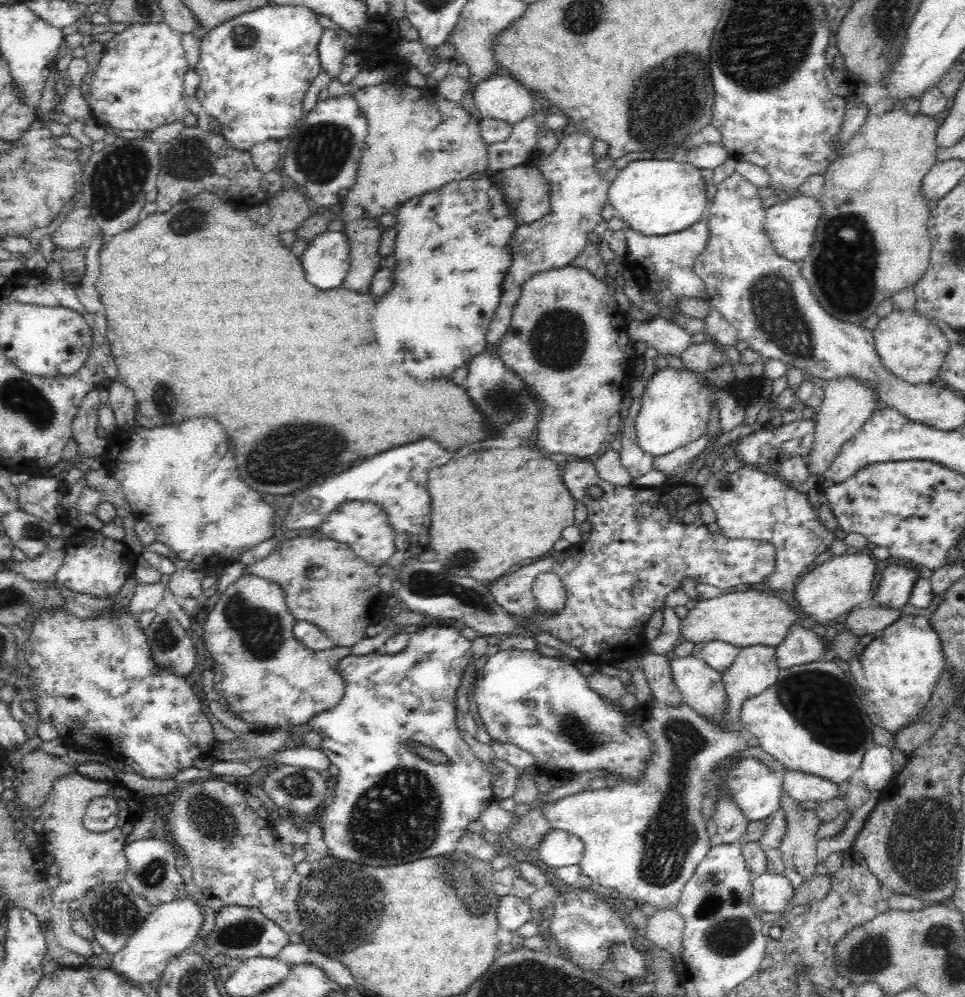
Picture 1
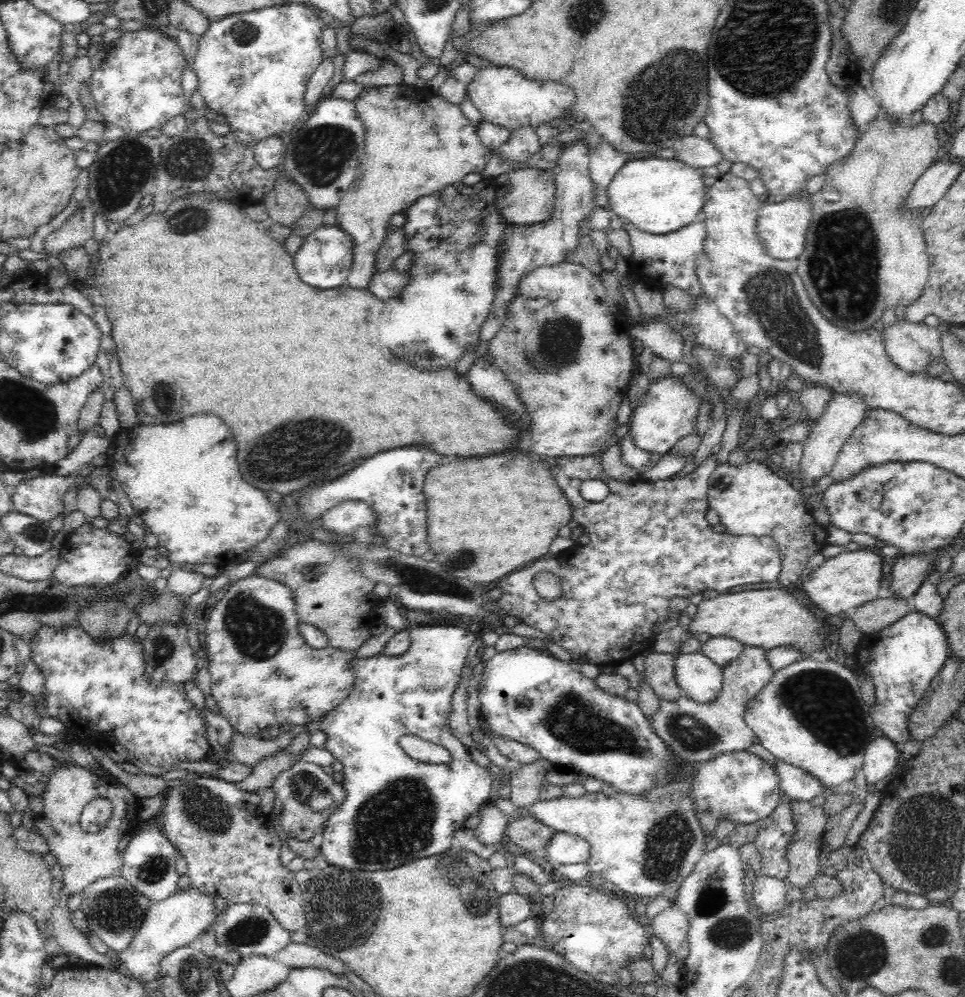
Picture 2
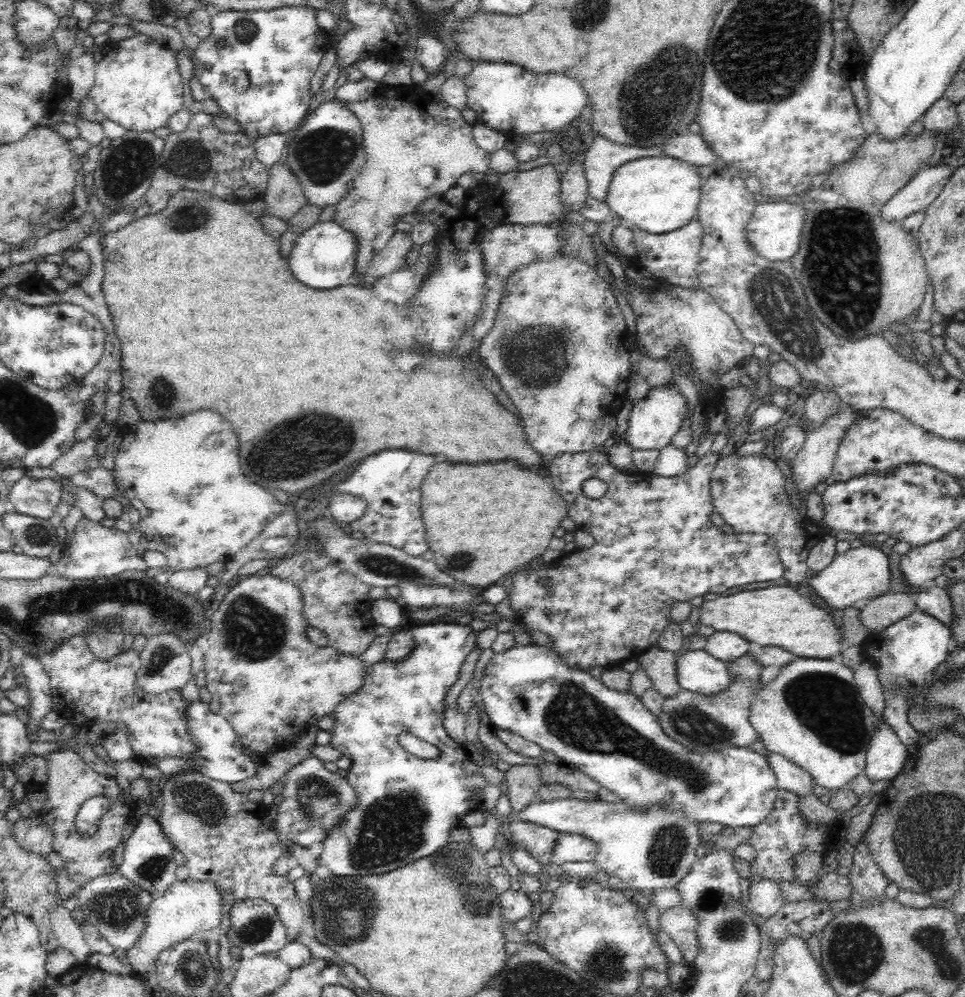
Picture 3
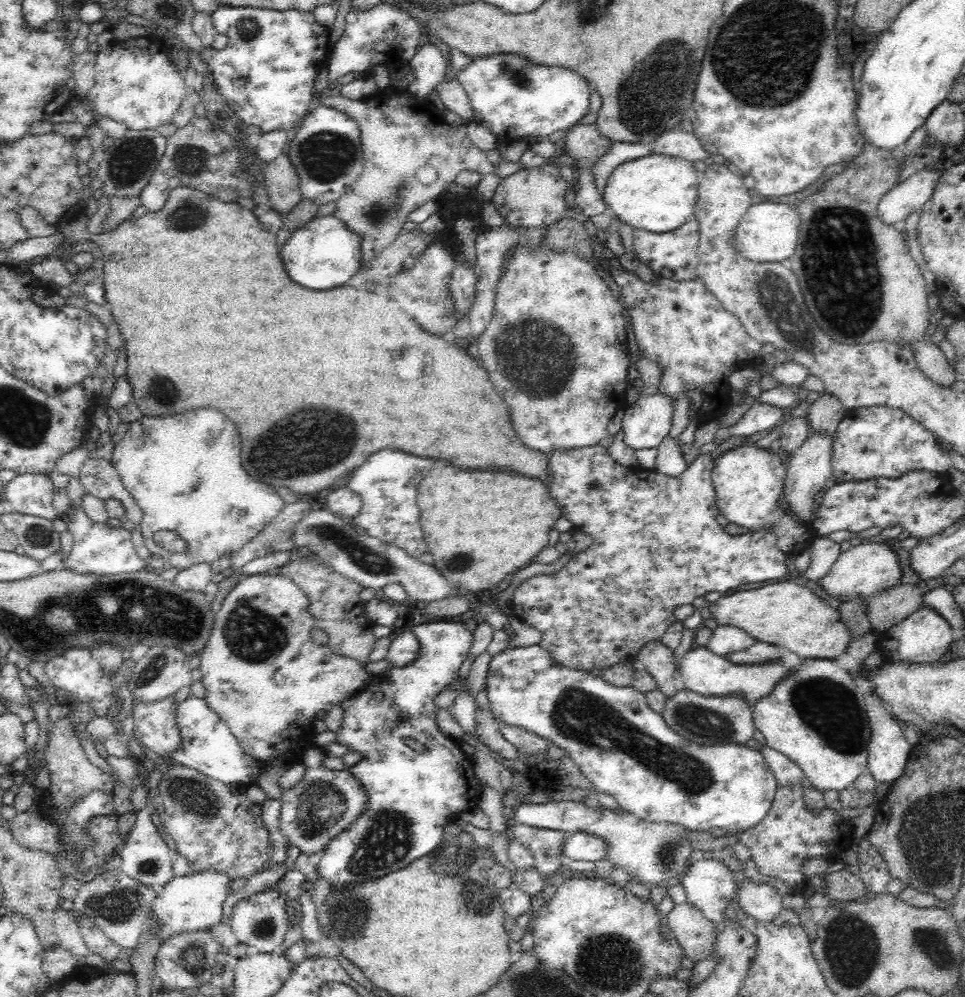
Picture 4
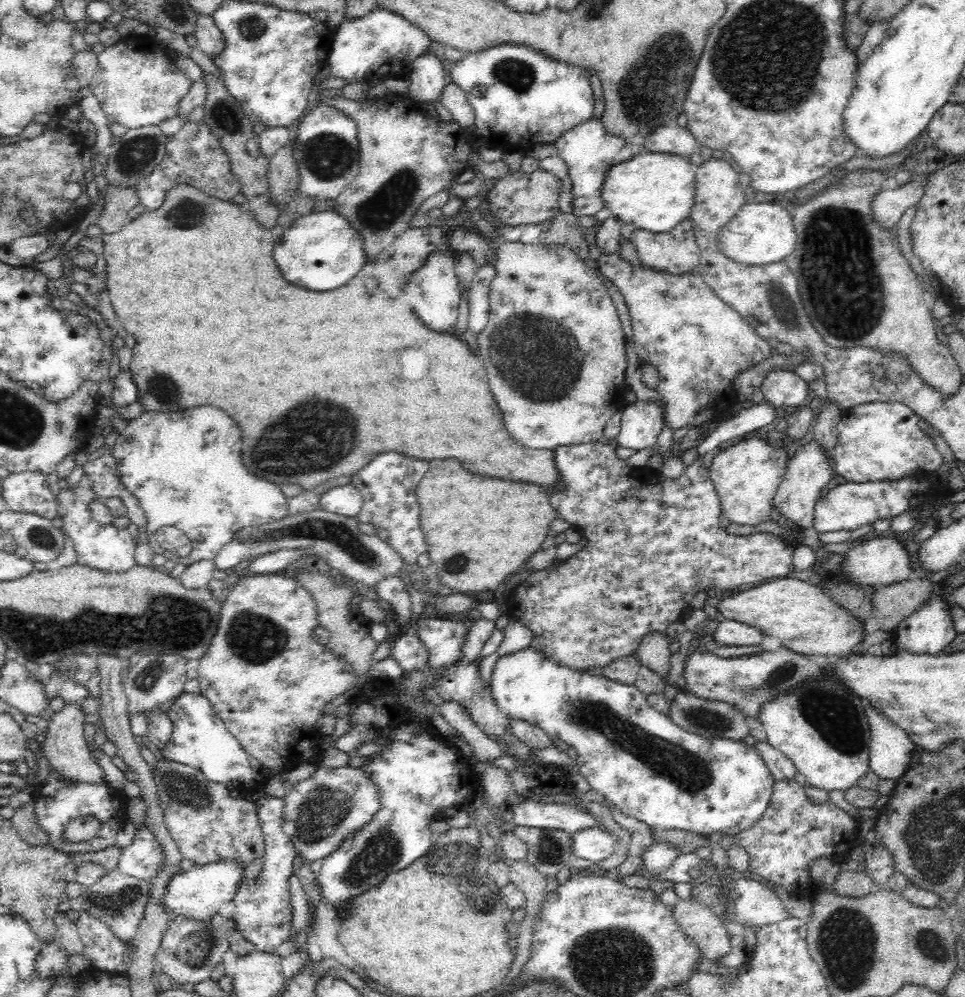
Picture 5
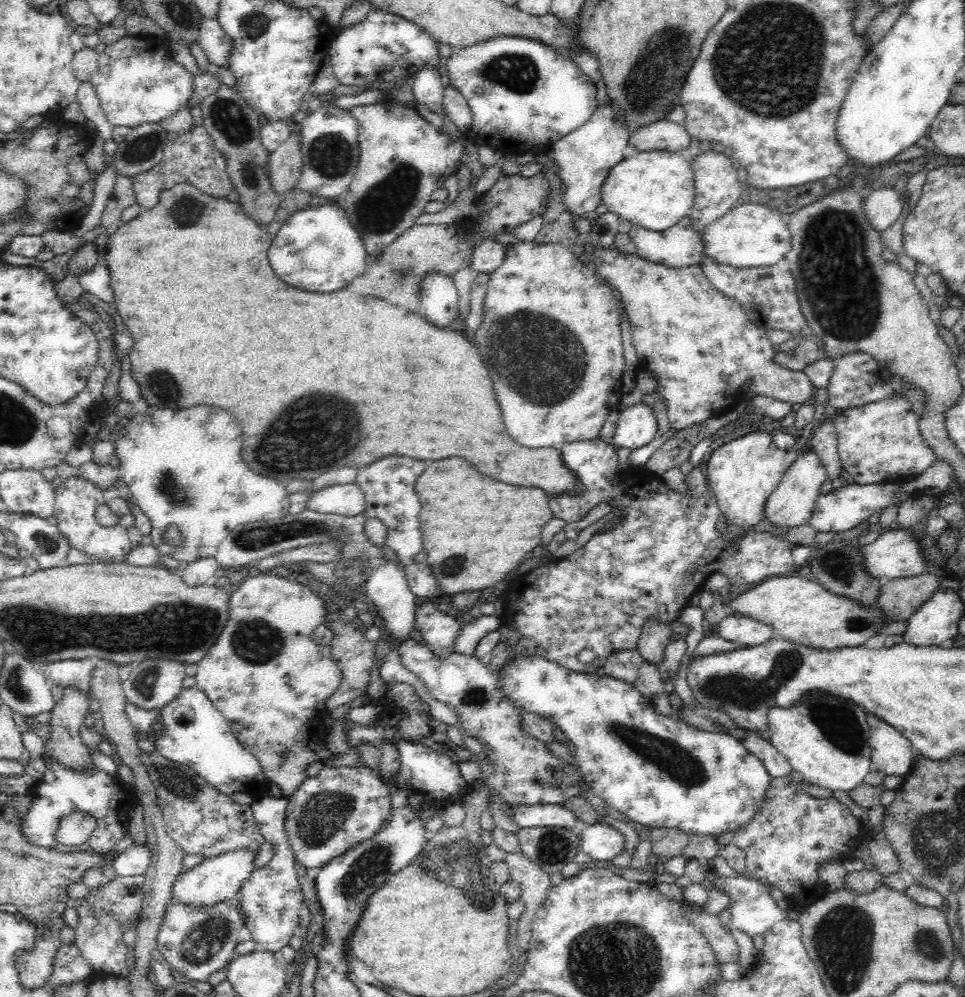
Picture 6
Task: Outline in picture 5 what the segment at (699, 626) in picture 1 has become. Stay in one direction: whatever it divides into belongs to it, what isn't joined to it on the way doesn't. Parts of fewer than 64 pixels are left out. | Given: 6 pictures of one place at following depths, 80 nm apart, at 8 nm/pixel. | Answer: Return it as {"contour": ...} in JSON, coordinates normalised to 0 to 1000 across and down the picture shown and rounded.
{"contour":[[[817,579],[746,600],[742,612],[747,622],[761,622],[783,630],[790,638],[807,640],[812,649],[835,658],[879,658],[895,637],[893,625],[860,601],[850,587],[841,588]]]}

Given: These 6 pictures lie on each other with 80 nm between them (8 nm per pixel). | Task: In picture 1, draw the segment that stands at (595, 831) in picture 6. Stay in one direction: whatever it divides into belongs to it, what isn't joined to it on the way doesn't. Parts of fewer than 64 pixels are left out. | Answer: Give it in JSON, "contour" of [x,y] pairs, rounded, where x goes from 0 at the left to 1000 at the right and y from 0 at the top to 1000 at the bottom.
{"contour":[[[574,830],[560,841],[559,849],[554,852],[559,862],[570,871],[601,867],[604,853],[605,846],[599,840]]]}

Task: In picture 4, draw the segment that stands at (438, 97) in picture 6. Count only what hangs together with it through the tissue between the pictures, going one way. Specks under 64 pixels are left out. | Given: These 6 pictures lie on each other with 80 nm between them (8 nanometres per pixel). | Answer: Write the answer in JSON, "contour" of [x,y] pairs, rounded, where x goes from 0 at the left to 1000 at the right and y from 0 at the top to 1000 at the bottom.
{"contour":[[[440,43],[431,48],[424,63],[430,80],[423,84],[421,91],[429,98],[442,99],[445,94],[460,82],[464,60],[452,45]]]}

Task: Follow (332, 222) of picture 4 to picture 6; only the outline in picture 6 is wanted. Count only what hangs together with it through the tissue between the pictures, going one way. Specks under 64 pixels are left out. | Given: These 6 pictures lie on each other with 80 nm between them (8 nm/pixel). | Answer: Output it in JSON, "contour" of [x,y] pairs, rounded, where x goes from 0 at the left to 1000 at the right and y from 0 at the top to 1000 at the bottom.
{"contour":[[[347,204],[331,208],[319,206],[317,210],[307,211],[299,217],[291,230],[286,234],[282,249],[278,253],[280,265],[290,281],[294,281],[301,287],[319,291],[319,293],[346,293],[350,289],[356,289],[367,279],[374,276],[380,268],[383,260],[379,253],[373,234],[365,227],[359,213]]]}

